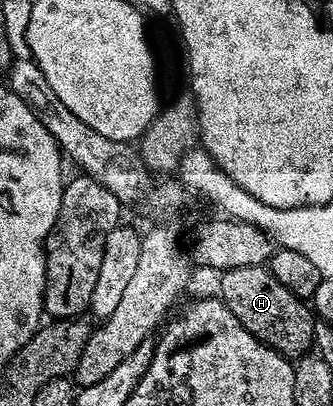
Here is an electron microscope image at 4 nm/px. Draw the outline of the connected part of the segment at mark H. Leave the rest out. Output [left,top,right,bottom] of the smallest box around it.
[217,266,315,360]

